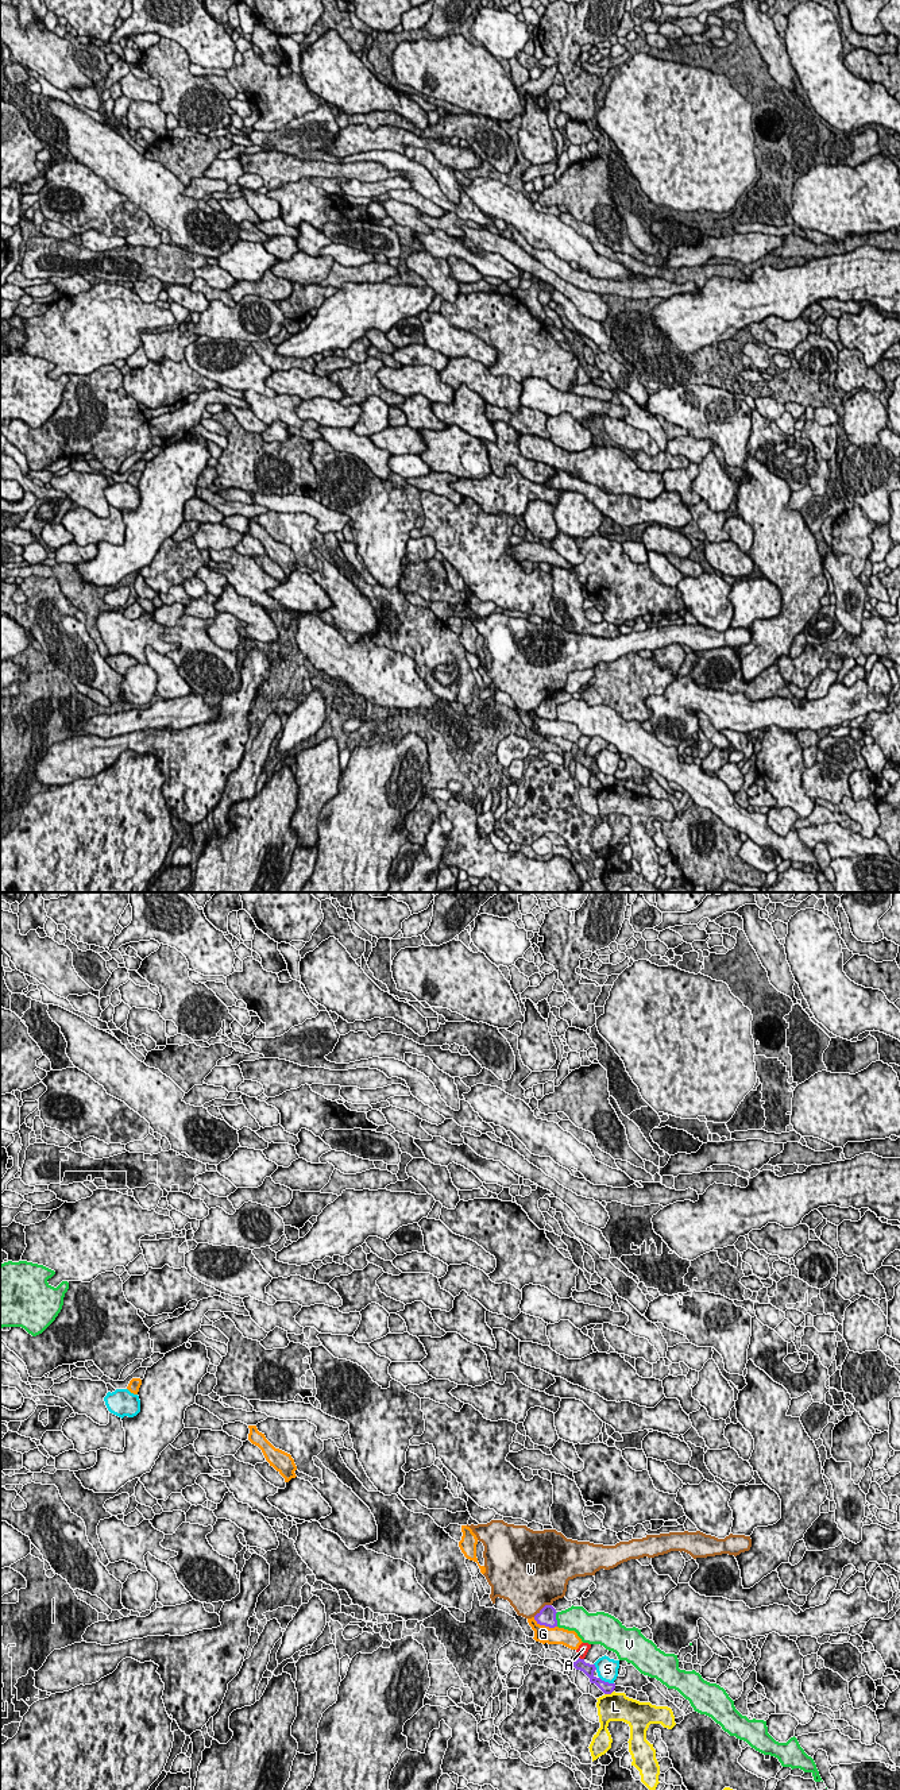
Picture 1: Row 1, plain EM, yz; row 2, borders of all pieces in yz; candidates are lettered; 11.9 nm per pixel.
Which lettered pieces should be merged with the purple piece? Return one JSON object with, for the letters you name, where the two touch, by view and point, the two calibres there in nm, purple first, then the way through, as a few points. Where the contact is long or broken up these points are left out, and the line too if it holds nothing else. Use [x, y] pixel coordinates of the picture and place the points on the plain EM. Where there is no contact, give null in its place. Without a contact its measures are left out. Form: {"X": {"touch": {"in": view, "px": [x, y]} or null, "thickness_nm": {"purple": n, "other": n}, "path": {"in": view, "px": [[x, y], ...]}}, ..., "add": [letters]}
{"add": []}

